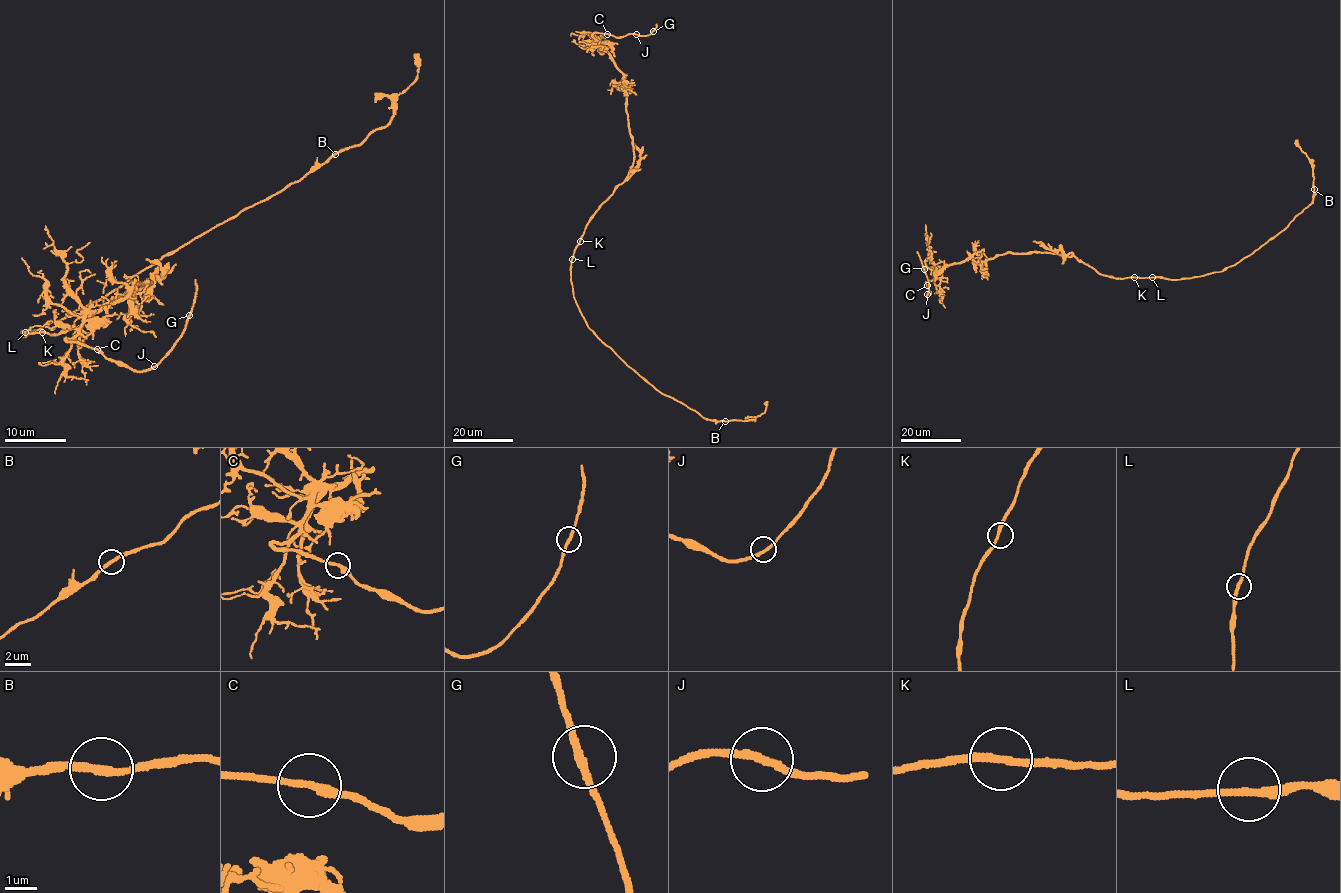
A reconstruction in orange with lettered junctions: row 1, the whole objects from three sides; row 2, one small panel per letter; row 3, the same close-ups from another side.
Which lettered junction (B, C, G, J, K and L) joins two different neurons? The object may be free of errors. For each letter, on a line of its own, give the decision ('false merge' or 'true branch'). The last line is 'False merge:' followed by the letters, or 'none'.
B: true branch
C: true branch
G: true branch
J: true branch
K: true branch
L: true branch
False merge: none

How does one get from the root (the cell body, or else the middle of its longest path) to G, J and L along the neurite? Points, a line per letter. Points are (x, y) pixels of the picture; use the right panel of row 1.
G: (1134, 277), (1101, 275), (1073, 256), (1005, 253), (938, 266), (925, 282), (926, 296), (924, 269)
J: (1134, 277), (1101, 275), (1073, 256), (1005, 253), (938, 266), (925, 282), (927, 294)
L: (1134, 277), (1152, 277)

